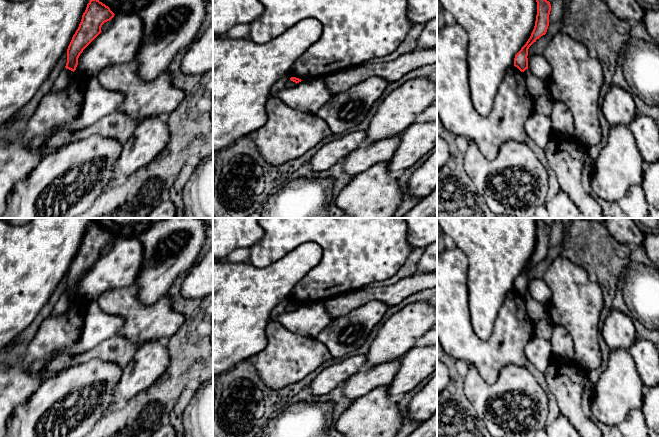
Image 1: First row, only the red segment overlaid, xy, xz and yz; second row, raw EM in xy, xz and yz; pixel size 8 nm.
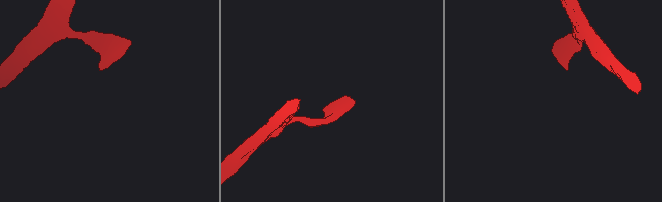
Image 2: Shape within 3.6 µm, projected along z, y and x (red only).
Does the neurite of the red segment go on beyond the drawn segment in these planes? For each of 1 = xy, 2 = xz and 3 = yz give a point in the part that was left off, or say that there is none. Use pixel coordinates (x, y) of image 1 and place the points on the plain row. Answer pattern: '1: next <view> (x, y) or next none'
1: next none
2: next none
3: next none

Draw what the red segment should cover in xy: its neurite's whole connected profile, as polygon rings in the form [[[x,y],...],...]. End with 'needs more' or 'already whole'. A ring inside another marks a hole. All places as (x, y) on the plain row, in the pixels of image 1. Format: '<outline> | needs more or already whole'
[[[93,222],[89,225],[68,270],[66,293],[73,296],[76,294],[80,278],[102,256],[102,249],[110,245],[114,239],[110,232],[99,224]]] | already whole

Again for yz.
[[[536,220],[537,226],[537,239],[534,253],[531,257],[530,262],[521,274],[515,279],[514,290],[517,291],[521,296],[528,293],[528,273],[536,266],[541,260],[545,259],[549,250],[549,239],[551,235],[551,228],[549,225],[544,223],[542,220]]] | already whole

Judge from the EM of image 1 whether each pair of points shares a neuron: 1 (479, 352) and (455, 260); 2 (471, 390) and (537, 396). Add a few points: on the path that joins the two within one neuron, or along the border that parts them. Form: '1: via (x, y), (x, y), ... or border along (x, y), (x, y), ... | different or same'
1: via (456, 329), (455, 283) | same
2: via (487, 393), (512, 393), (515, 396), (521, 396) | same

